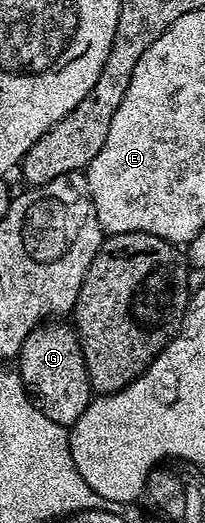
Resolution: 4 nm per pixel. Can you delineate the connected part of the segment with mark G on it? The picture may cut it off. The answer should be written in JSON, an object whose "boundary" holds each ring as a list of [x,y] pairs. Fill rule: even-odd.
{"boundary":[[[51,319],[37,325],[28,335],[28,339],[24,339],[24,347],[16,358],[16,368],[22,376],[22,382],[26,384],[27,393],[36,402],[38,409],[44,411],[48,419],[52,419],[52,423],[72,427],[90,406],[90,380],[73,324]]]}

